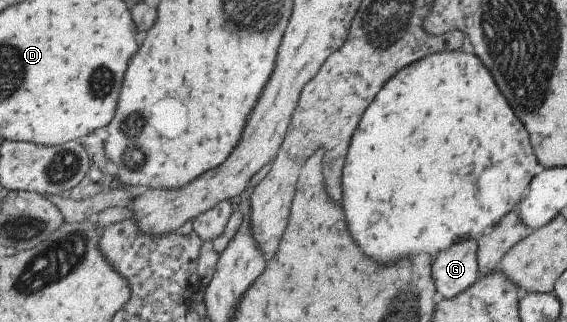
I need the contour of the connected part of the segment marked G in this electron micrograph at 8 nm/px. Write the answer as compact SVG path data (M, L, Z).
M476 237L444 249L433 265L436 289L445 299L458 297L481 277L480 241Z

